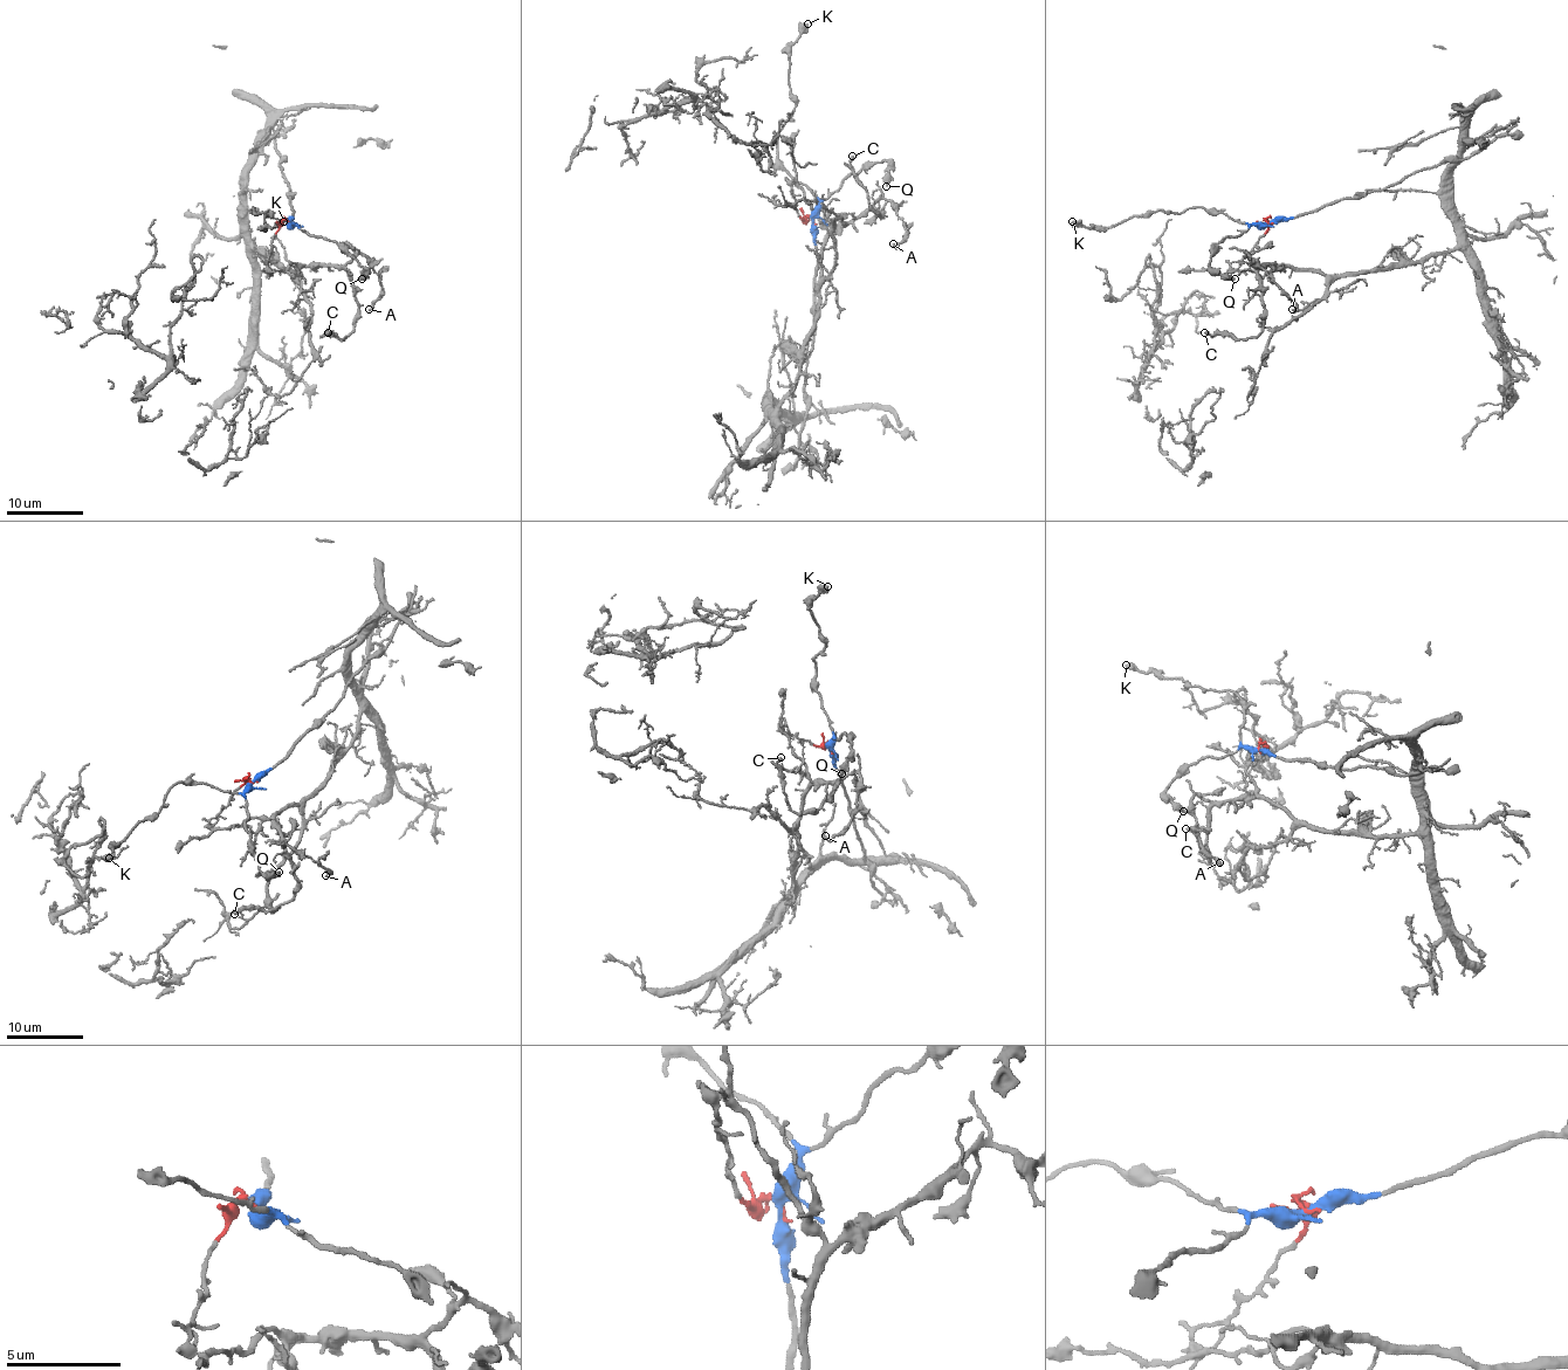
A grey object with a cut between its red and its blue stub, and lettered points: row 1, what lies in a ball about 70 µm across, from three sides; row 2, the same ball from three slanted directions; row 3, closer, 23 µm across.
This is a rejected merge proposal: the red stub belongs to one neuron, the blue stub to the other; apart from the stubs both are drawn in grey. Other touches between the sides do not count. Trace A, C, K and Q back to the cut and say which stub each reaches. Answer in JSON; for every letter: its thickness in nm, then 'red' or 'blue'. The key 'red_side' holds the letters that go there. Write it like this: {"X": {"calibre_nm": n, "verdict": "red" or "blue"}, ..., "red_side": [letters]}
{"A": {"calibre_nm": 240, "verdict": "red"}, "C": {"calibre_nm": 260, "verdict": "red"}, "K": {"calibre_nm": 550, "verdict": "blue"}, "Q": {"calibre_nm": 440, "verdict": "blue"}, "red_side": ["A", "C"]}

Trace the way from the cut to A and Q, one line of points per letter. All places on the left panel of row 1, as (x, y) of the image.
A: (289, 224), (283, 219), (272, 240), (270, 272), (291, 263), (345, 266), (363, 254), (382, 287), (368, 310)
Q: (289, 224), (339, 245), (363, 266), (363, 279)

